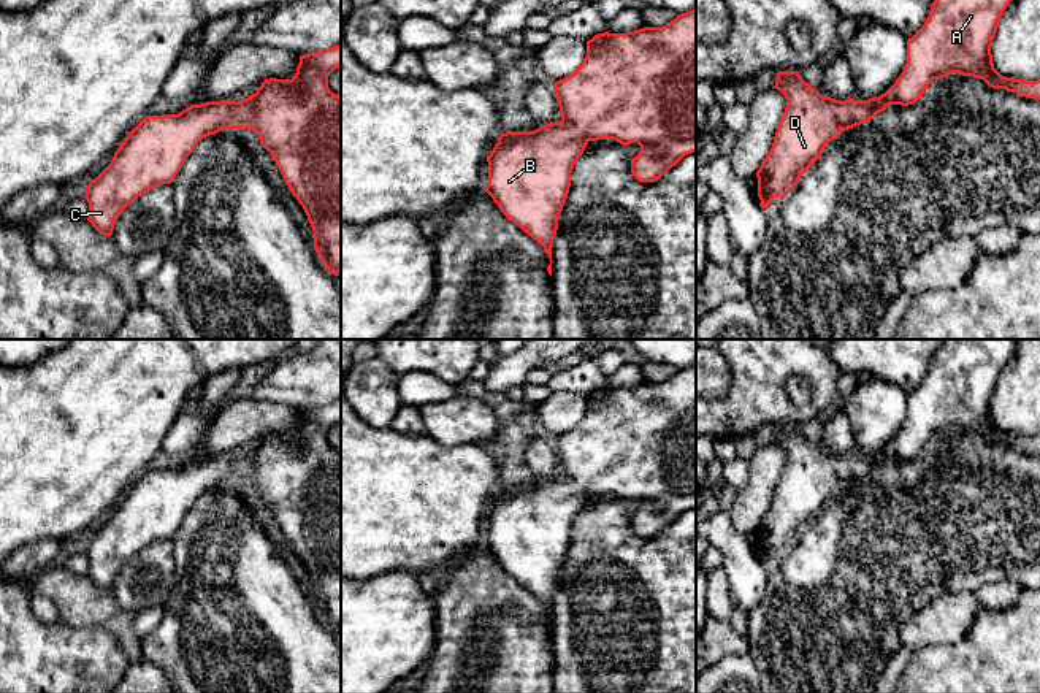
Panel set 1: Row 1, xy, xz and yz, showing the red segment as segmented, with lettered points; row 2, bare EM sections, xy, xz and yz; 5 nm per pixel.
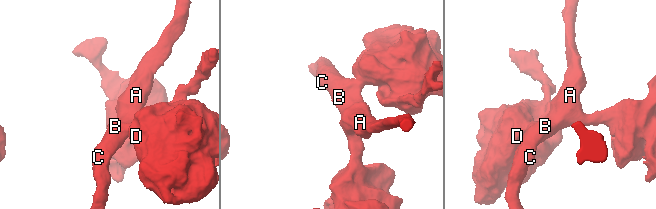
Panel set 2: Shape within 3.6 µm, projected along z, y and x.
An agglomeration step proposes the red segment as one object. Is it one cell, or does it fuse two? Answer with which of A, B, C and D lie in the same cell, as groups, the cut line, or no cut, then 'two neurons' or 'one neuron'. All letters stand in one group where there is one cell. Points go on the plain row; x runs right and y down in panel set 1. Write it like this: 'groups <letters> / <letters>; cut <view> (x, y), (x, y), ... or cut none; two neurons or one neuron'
groups A B C D; cut none; one neuron

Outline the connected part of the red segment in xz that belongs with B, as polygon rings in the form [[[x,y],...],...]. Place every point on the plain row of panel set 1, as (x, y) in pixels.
[[[696,363],[679,369],[674,376],[663,382],[644,382],[628,389],[598,389],[587,396],[587,411],[582,420],[569,431],[555,438],[555,450],[560,461],[561,474],[553,479],[541,481],[533,487],[506,487],[499,490],[498,498],[487,512],[488,517],[488,538],[485,547],[493,553],[501,568],[520,582],[528,592],[537,596],[550,614],[547,622],[552,631],[552,603],[553,593],[558,585],[558,572],[563,566],[564,557],[571,542],[571,528],[574,520],[582,512],[587,500],[598,495],[615,495],[617,498],[628,501],[637,498],[640,501],[639,509],[631,515],[631,528],[639,538],[655,538],[664,531],[672,522],[675,522],[685,511],[696,507]]]

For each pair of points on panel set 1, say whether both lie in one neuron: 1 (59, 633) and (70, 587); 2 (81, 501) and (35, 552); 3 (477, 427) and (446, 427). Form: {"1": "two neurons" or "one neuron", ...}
{"1": "two neurons", "2": "two neurons", "3": "one neuron"}

